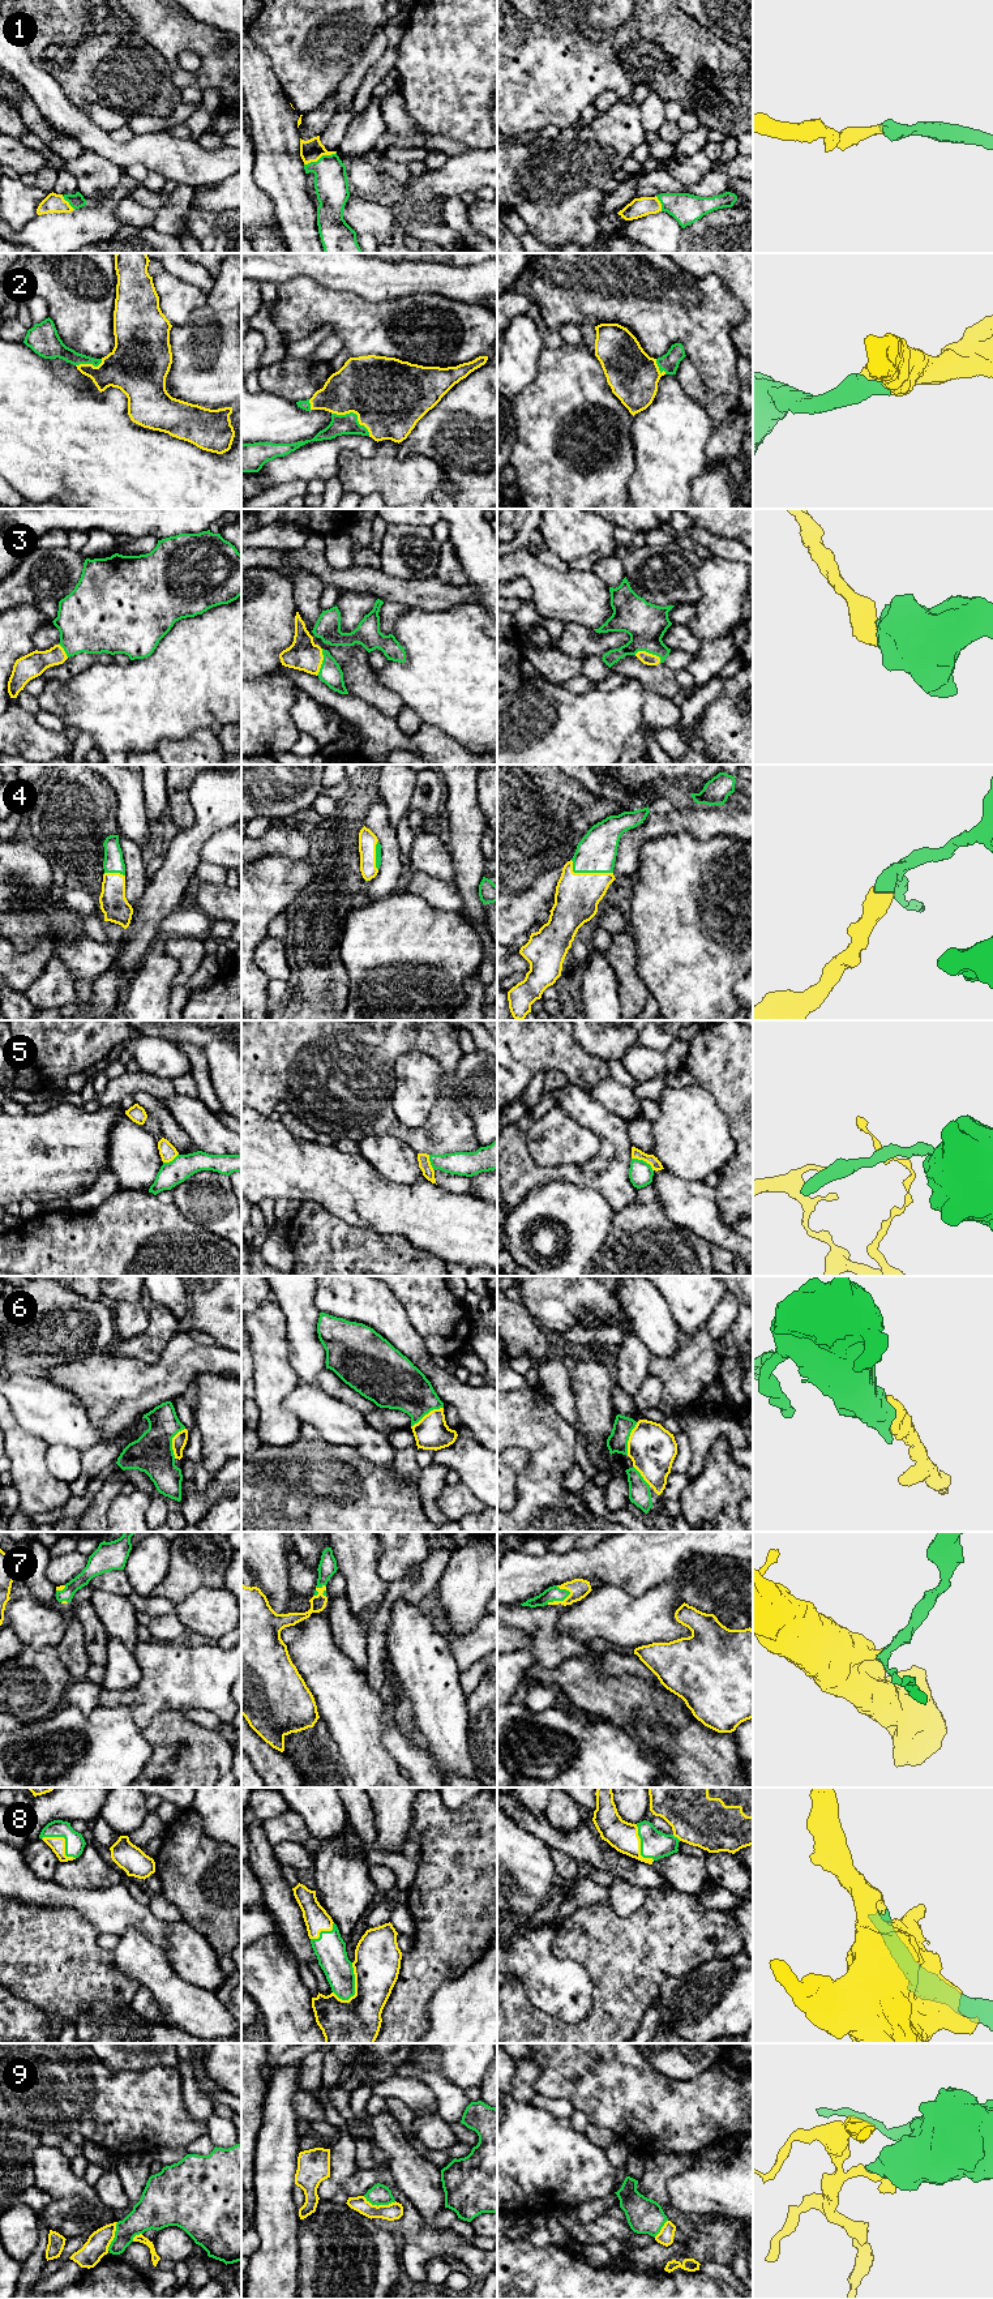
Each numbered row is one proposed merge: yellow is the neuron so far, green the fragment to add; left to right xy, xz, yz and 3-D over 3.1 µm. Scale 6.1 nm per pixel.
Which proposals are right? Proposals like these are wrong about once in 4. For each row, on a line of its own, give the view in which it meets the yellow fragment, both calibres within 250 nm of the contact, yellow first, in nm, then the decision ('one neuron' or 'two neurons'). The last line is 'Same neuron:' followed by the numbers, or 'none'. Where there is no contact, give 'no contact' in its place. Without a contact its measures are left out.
1: meets yellow in xz; 140 nm thick on the yellow side, 200 nm on the other; one neuron
2: meets yellow in xz; 460 nm thick on the yellow side, 130 nm on the other; one neuron
3: meets yellow in yz; 70 nm thick on the yellow side, 260 nm on the other; one neuron
4: meets yellow in yz; 280 nm thick on the yellow side, 240 nm on the other; one neuron
5: meets yellow in yz; 70 nm thick on the yellow side, 150 nm on the other; two neurons
6: meets yellow in xy; 90 nm thick on the yellow side, 240 nm on the other; one neuron
7: meets yellow in yz; 120 nm thick on the yellow side, 100 nm on the other; one neuron
8: meets yellow in xz; 320 nm thick on the yellow side, 180 nm on the other; one neuron
9: meets yellow in xz; 110 nm thick on the yellow side, 130 nm on the other; two neurons
Same neuron: 1, 2, 3, 4, 6, 7, 8

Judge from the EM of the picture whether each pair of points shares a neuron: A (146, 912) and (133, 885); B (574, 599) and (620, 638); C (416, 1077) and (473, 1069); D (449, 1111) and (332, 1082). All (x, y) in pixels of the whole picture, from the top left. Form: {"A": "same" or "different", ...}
{"A": "different", "B": "different", "C": "same", "D": "same"}

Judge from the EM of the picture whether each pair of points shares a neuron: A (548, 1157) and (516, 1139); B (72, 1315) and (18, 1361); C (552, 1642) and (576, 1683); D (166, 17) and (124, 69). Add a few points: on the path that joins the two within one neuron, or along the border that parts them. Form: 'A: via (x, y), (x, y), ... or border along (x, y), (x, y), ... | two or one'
A: border along (525, 1133), (530, 1156), (538, 1164), (548, 1168) | two
B: via (59, 1324), (54, 1324), (30, 1348) | one
C: border along (593, 1657), (570, 1656), (552, 1668), (535, 1661) | two
D: border along (129, 16), (135, 34), (166, 64) | two

